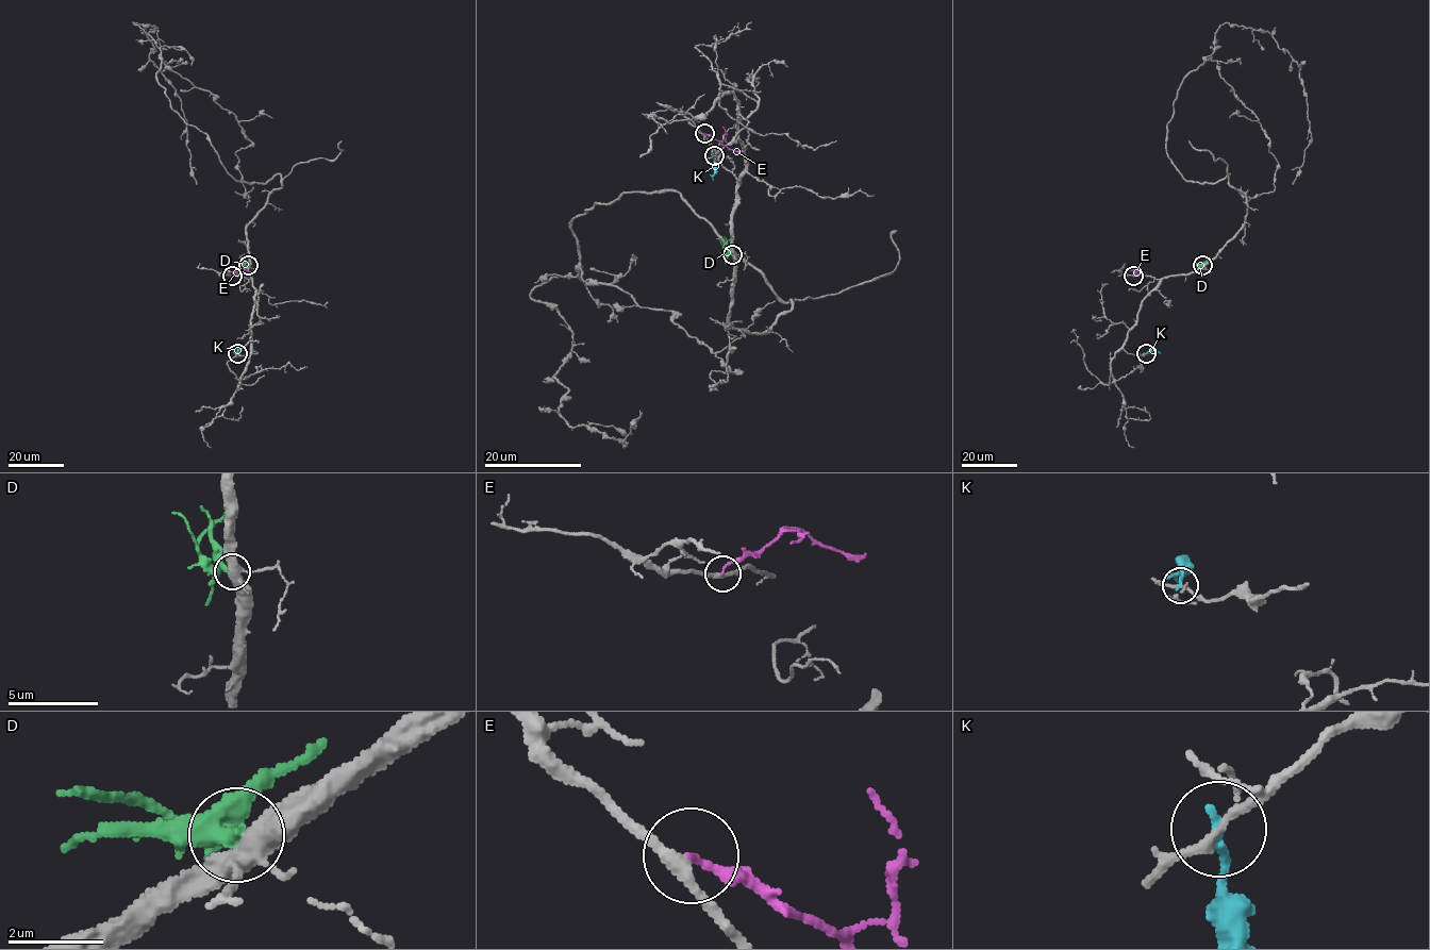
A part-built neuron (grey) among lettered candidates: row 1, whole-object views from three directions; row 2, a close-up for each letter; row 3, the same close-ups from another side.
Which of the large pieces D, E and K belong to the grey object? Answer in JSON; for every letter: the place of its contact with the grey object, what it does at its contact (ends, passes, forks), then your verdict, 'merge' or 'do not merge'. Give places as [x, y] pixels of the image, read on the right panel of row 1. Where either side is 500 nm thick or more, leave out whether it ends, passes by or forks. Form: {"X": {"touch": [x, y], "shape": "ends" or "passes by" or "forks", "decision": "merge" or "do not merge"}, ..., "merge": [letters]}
{"D": {"touch": [1202, 265], "shape": "ends", "decision": "do not merge"}, "E": {"touch": [1133, 276], "shape": "ends", "decision": "do not merge"}, "K": {"touch": [1146, 353], "shape": "ends", "decision": "do not merge"}, "merge": []}

